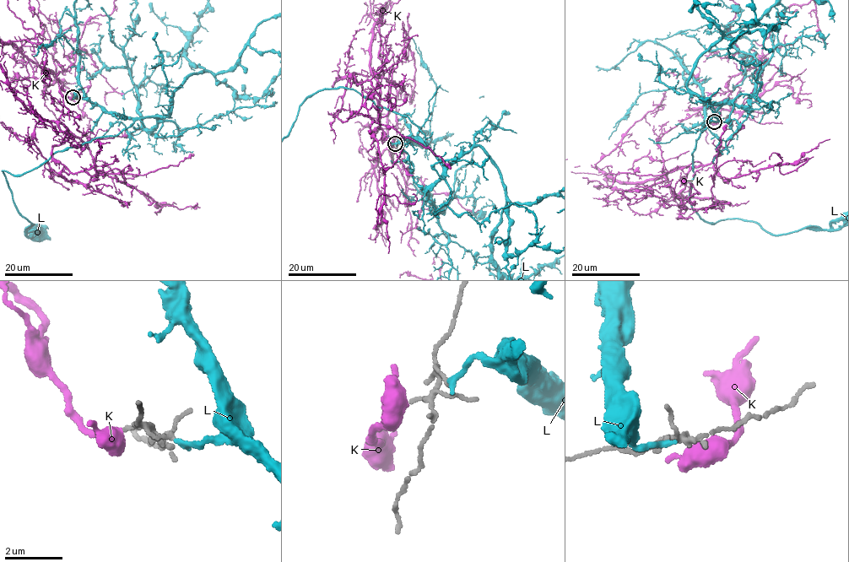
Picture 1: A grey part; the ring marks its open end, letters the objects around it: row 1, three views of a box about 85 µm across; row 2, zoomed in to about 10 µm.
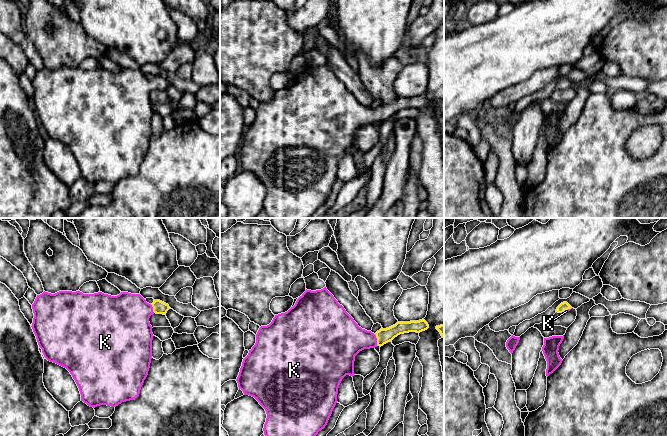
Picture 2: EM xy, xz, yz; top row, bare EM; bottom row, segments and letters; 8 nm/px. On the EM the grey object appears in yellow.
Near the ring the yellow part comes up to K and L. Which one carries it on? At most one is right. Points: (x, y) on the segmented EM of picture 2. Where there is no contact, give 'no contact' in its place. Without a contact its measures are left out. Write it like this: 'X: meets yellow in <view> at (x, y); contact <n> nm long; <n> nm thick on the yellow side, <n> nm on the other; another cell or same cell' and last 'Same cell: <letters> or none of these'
K: meets yellow in xz at (377, 340); contact 100 nm long; 120 nm thick on the yellow side, 300 nm on the other; same cell
L: no contact; another cell
Same cell: K

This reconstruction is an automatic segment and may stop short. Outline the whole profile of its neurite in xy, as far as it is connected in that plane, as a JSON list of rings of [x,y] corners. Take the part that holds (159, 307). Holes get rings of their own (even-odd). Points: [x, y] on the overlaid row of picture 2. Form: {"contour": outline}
{"contour": [[[44,291],[37,295],[32,309],[34,318],[31,327],[44,357],[66,368],[79,388],[81,401],[95,408],[100,405],[116,407],[139,396],[152,359],[153,333],[149,318],[154,313],[166,315],[170,307],[160,300],[149,304],[140,294],[128,292],[111,296],[102,292],[59,291],[51,294]]]}

